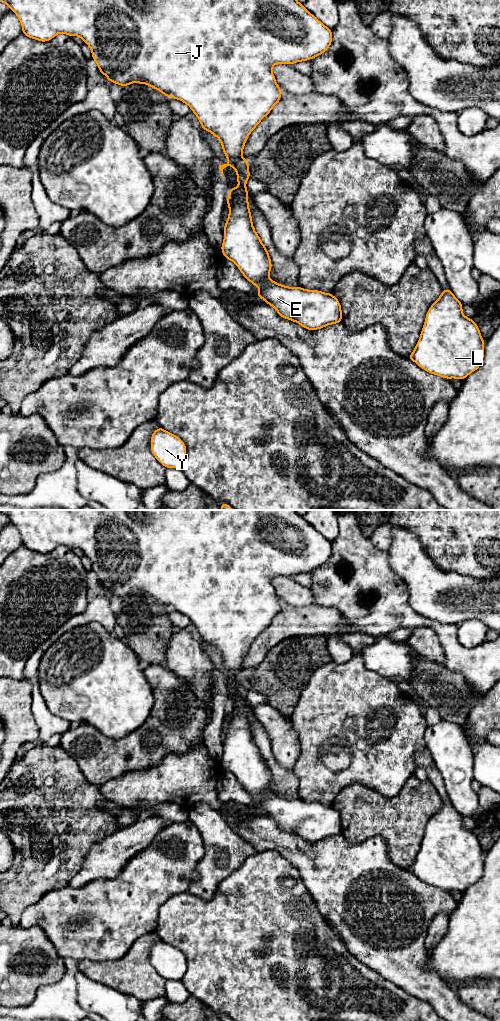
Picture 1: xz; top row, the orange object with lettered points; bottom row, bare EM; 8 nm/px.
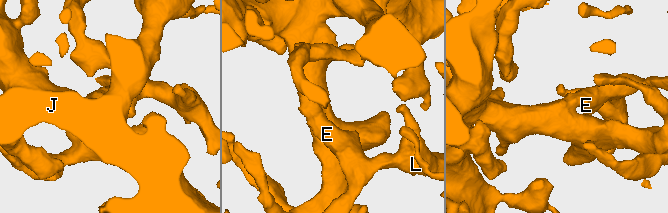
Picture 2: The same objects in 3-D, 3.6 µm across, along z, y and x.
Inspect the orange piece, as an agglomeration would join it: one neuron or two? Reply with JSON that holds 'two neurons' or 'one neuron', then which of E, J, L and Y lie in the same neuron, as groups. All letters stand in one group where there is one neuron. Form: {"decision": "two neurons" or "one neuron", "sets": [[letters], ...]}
{"decision": "one neuron", "sets": [["E", "J", "L", "Y"]]}

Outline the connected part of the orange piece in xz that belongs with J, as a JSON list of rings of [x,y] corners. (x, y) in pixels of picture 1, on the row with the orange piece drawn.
[[[0,0],[0,2],[5,2],[9,9],[17,15],[22,25],[22,34],[29,38],[47,42],[59,33],[64,33],[70,37],[76,35],[82,38],[84,43],[90,47],[92,59],[97,63],[99,71],[108,78],[109,82],[124,87],[135,82],[146,84],[162,92],[166,97],[175,98],[187,104],[201,122],[201,128],[212,133],[221,141],[223,153],[229,159],[227,164],[219,165],[222,176],[223,169],[227,166],[232,166],[237,173],[239,187],[229,187],[228,199],[226,201],[226,204],[229,205],[229,216],[223,227],[224,240],[220,248],[225,258],[234,262],[249,282],[254,286],[260,287],[256,297],[264,299],[268,305],[274,307],[282,318],[294,321],[307,330],[318,330],[331,324],[342,323],[341,305],[332,293],[324,293],[319,290],[306,290],[302,287],[287,287],[269,279],[269,273],[272,268],[271,258],[253,227],[248,204],[249,193],[246,189],[246,181],[251,177],[249,173],[249,161],[242,158],[243,147],[250,133],[271,112],[274,105],[281,100],[282,90],[276,83],[275,76],[272,73],[272,67],[275,64],[293,65],[295,62],[309,61],[321,55],[332,43],[331,29],[320,22],[297,0]]]

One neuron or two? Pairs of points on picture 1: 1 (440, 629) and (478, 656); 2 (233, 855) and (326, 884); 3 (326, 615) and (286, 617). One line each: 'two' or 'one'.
1: one
2: two
3: one

